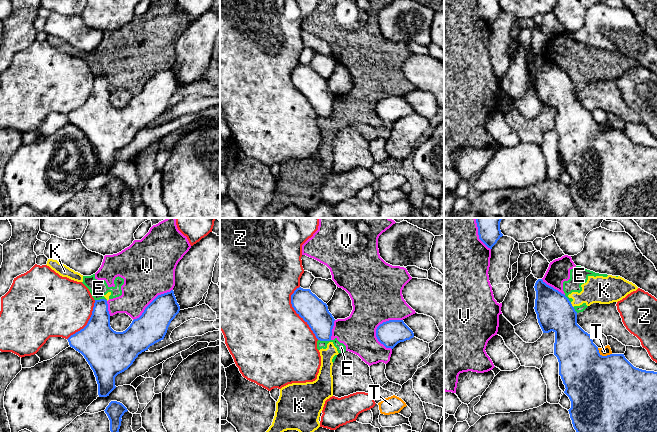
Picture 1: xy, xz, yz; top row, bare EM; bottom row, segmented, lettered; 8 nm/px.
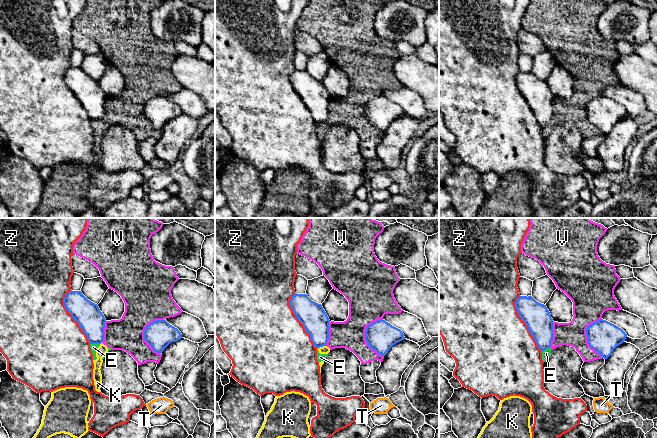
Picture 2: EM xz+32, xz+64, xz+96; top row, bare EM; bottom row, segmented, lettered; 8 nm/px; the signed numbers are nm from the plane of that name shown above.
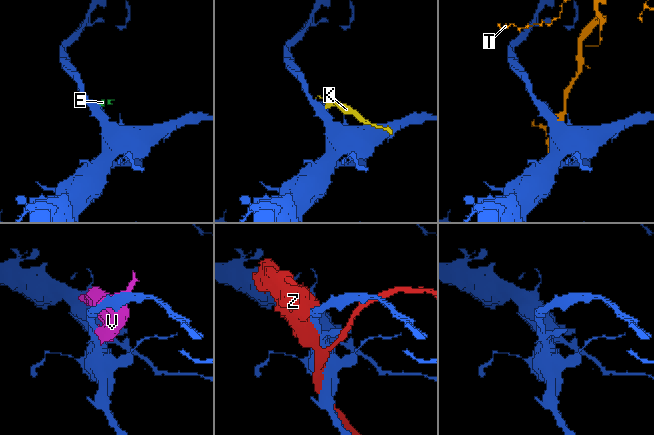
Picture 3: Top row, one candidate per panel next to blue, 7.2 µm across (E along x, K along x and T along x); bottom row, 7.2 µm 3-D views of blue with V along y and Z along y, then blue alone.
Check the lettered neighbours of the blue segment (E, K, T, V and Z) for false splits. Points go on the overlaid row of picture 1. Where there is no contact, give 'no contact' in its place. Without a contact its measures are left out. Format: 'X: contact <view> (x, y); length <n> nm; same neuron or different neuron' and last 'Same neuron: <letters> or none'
E: contact xz (324, 340); length 100 nm; different neuron
K: contact yz (571, 305); length 50 nm; different neuron
T: contact yz (603, 356); length 130 nm; different neuron
V: contact xz (379, 325); length 280 nm; different neuron
Z: contact xz (296, 312); length 460 nm; different neuron
Same neuron: none

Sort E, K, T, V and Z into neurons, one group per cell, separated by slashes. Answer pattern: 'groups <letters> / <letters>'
groups E K V / T / Z

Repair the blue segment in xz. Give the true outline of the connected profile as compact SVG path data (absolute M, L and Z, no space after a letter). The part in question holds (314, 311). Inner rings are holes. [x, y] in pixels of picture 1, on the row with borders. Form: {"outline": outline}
{"outline": "M297 288L291 295L291 304L296 313L309 325L316 338L330 341L334 326L334 317L328 306L310 289Z"}

